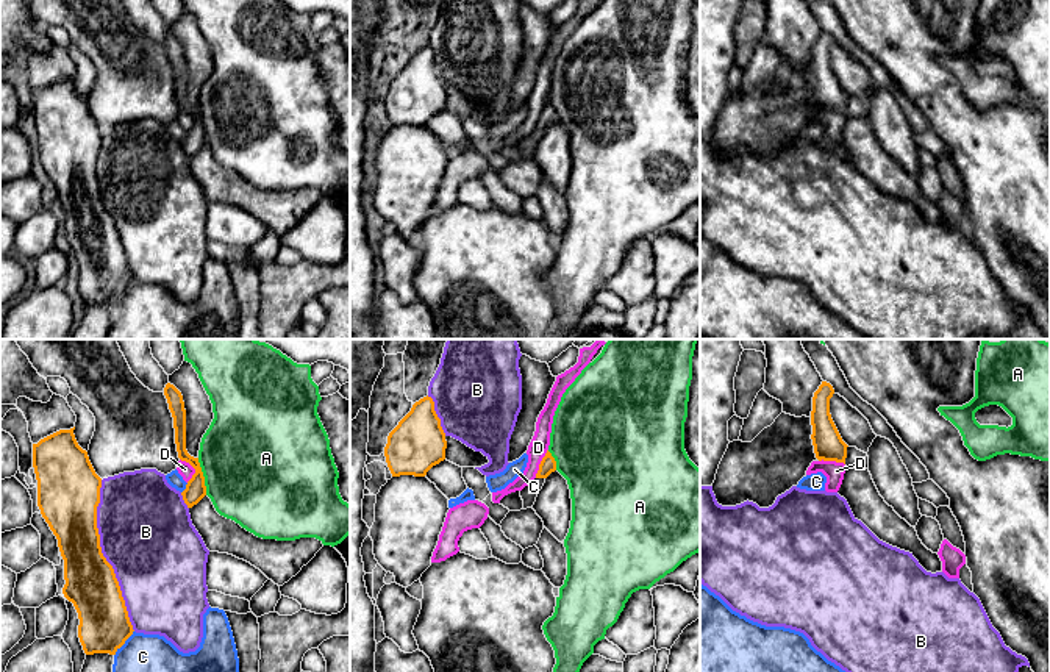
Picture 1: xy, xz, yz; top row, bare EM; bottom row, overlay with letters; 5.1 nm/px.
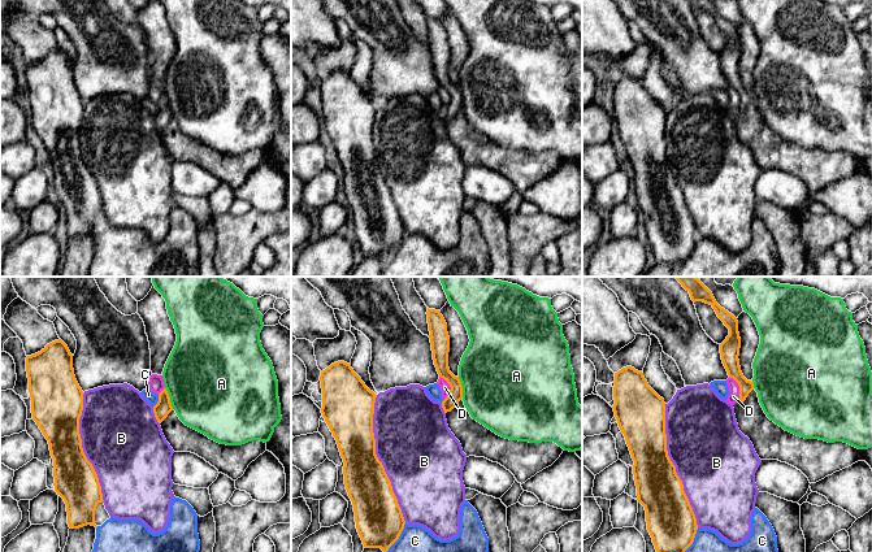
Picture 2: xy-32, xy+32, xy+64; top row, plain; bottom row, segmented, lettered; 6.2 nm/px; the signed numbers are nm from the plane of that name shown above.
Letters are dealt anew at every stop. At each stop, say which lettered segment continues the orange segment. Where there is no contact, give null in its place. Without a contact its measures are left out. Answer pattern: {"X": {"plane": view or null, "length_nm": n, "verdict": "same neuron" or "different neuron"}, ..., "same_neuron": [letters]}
{"A": {"plane": "xy", "length_nm": 200, "verdict": "different neuron"}, "B": {"plane": "xy", "length_nm": 800, "verdict": "different neuron"}, "C": {"plane": "xy", "length_nm": 170, "verdict": "different neuron"}, "D": {"plane": "xy", "length_nm": 130, "verdict": "different neuron"}, "same_neuron": []}

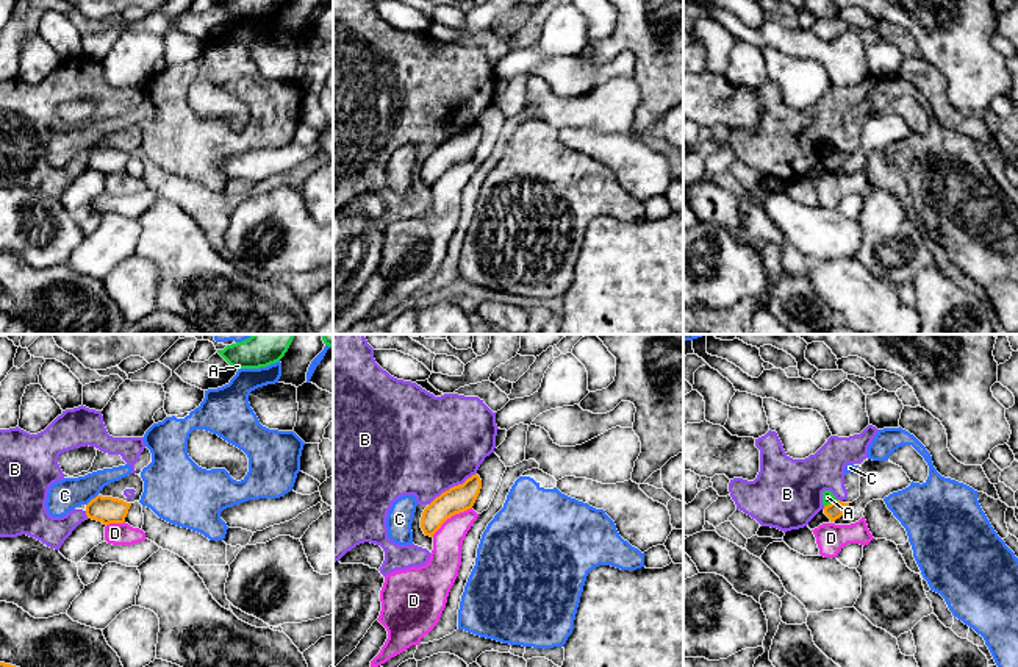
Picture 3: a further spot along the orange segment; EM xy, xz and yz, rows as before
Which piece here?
{"A": {"plane": "yz", "length_nm": 90, "verdict": "different neuron"}, "B": {"plane": "xz", "length_nm": 300, "verdict": "different neuron"}, "C": {"plane": "xy", "length_nm": 90, "verdict": "different neuron"}, "D": {"plane": "xz", "length_nm": 260, "verdict": "different neuron"}, "same_neuron": []}

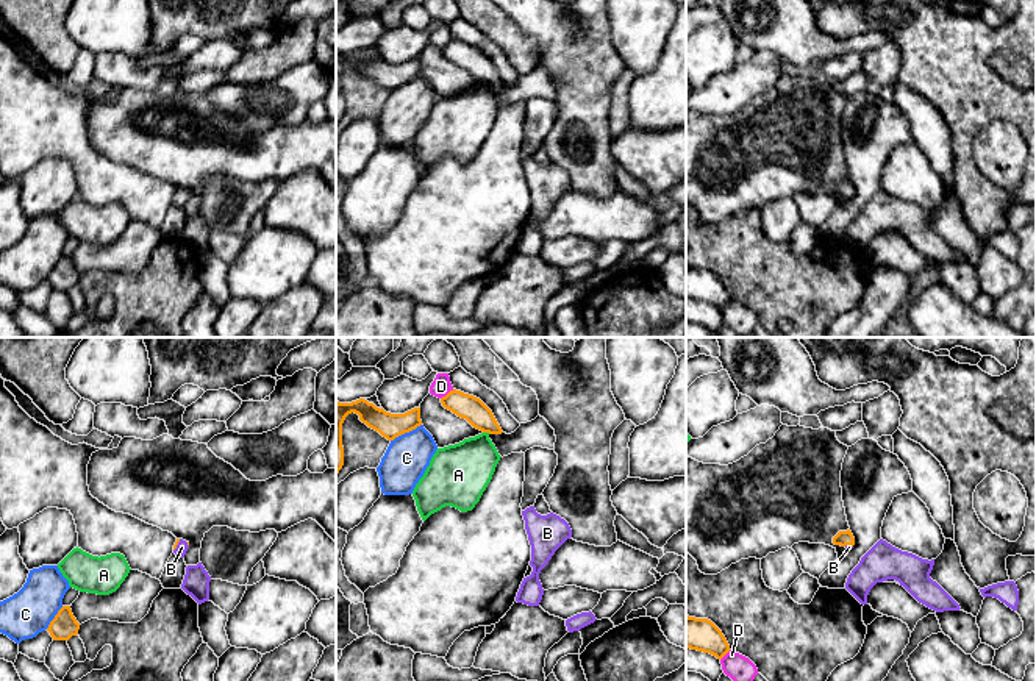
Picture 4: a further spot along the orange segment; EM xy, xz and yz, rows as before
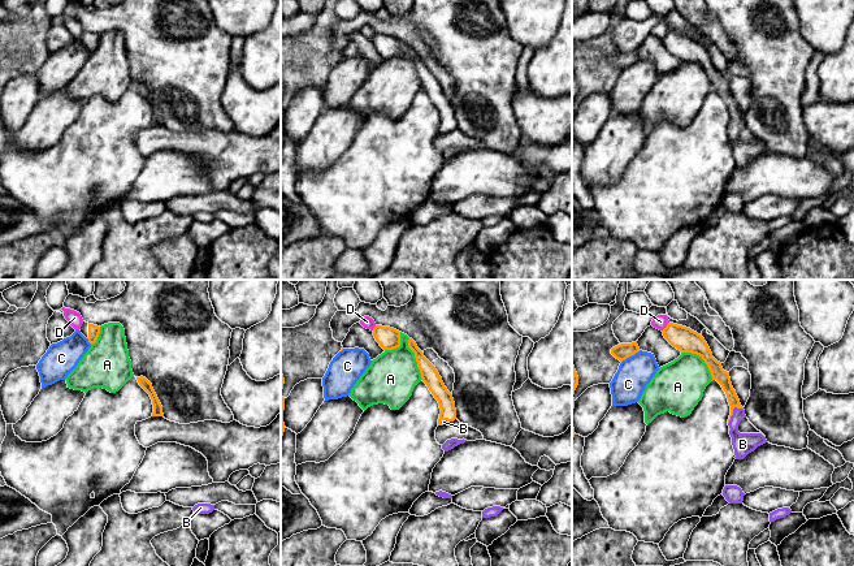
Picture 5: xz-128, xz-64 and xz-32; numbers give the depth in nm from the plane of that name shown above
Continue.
{"A": {"plane": "xz", "length_nm": 40, "verdict": "different neuron"}, "B": {"plane": "xy", "length_nm": 70, "verdict": "same neuron"}, "C": {"plane": "xz", "length_nm": 180, "verdict": "different neuron"}, "D": {"plane": "xz", "length_nm": 90, "verdict": "different neuron"}, "same_neuron": ["B"]}

